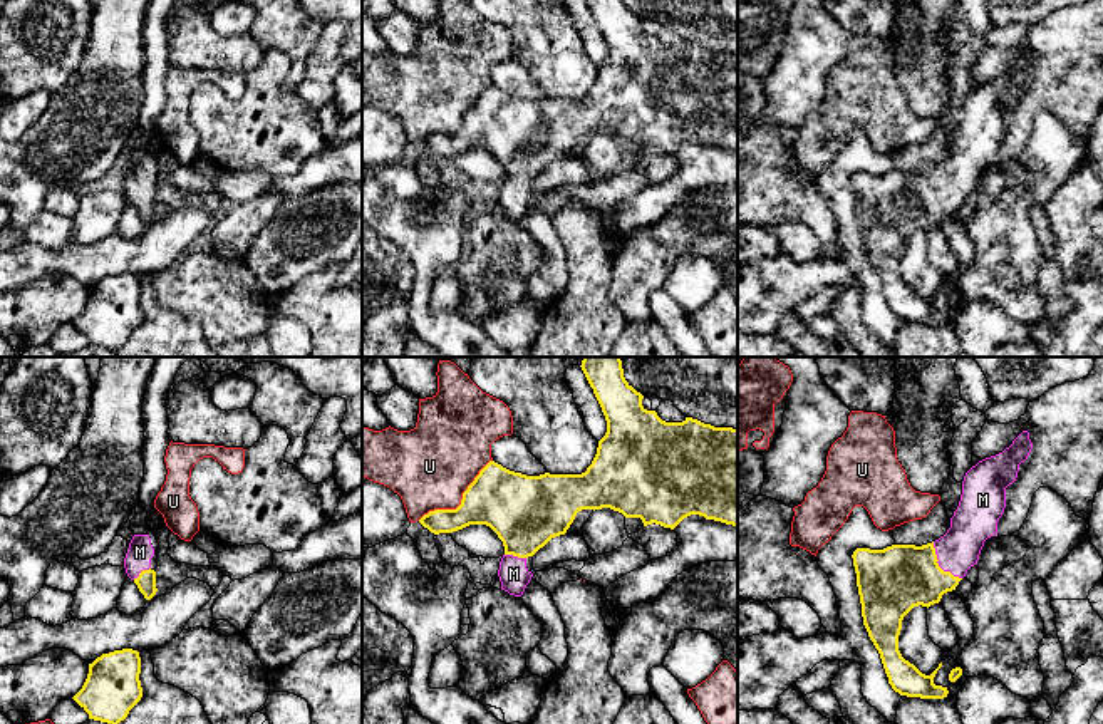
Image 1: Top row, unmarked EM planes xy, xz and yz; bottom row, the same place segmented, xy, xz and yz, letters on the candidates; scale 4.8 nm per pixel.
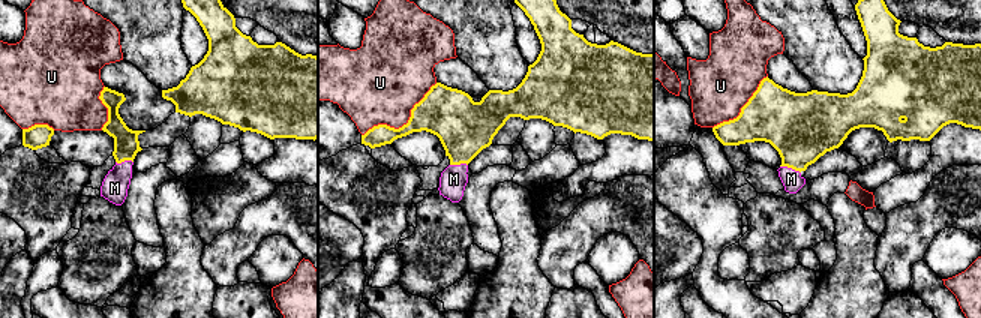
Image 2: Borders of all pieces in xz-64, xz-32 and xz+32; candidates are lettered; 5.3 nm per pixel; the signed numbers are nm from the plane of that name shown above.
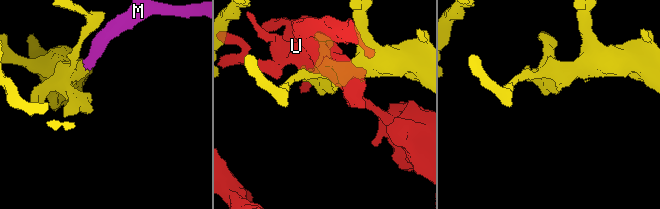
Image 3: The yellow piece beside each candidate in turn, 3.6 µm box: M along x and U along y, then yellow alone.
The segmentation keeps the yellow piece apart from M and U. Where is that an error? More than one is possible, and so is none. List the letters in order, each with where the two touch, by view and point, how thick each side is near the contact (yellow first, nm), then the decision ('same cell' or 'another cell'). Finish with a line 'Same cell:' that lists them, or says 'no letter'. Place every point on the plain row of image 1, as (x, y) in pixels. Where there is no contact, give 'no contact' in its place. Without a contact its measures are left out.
M: meets yellow in yz at (937, 190); 320 nm thick on the yellow side, 200 nm on the other; same cell
U: meets yellow in xz at (461, 128); 320 nm thick on the yellow side, 400 nm on the other; another cell
Same cell: M

